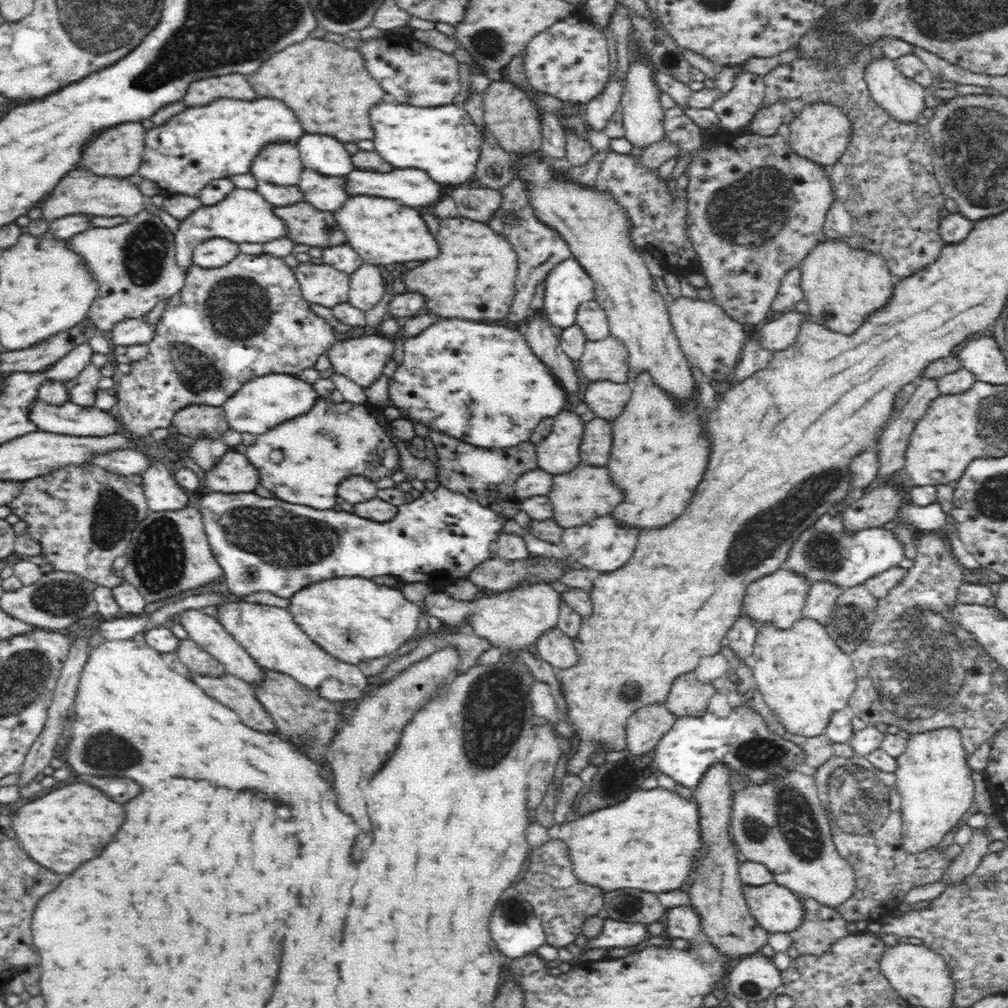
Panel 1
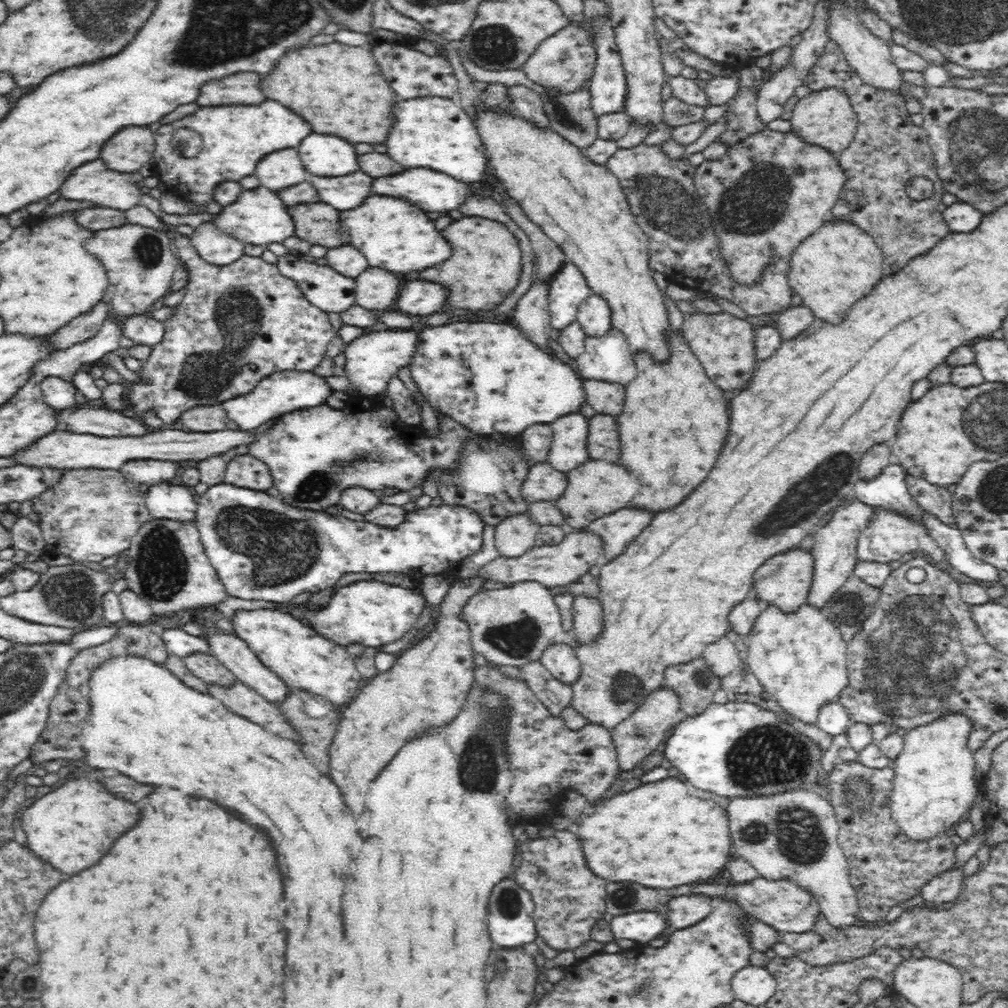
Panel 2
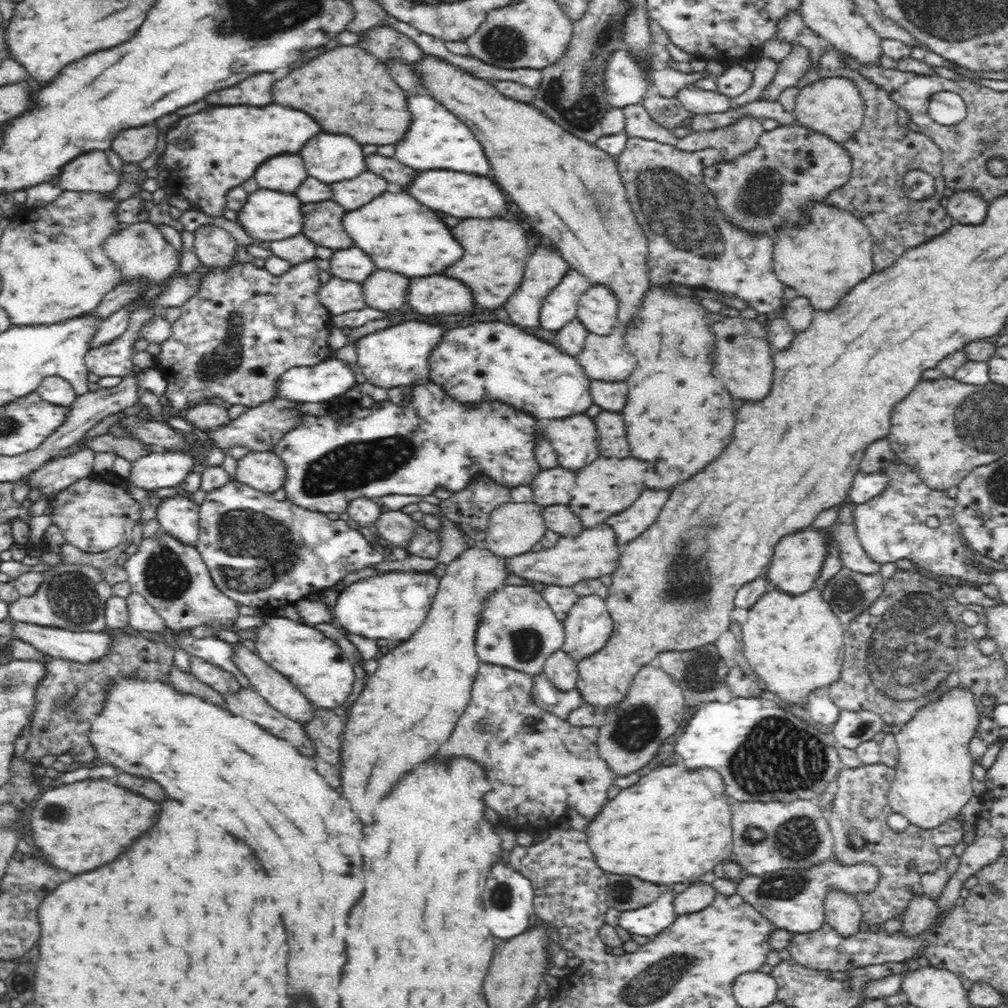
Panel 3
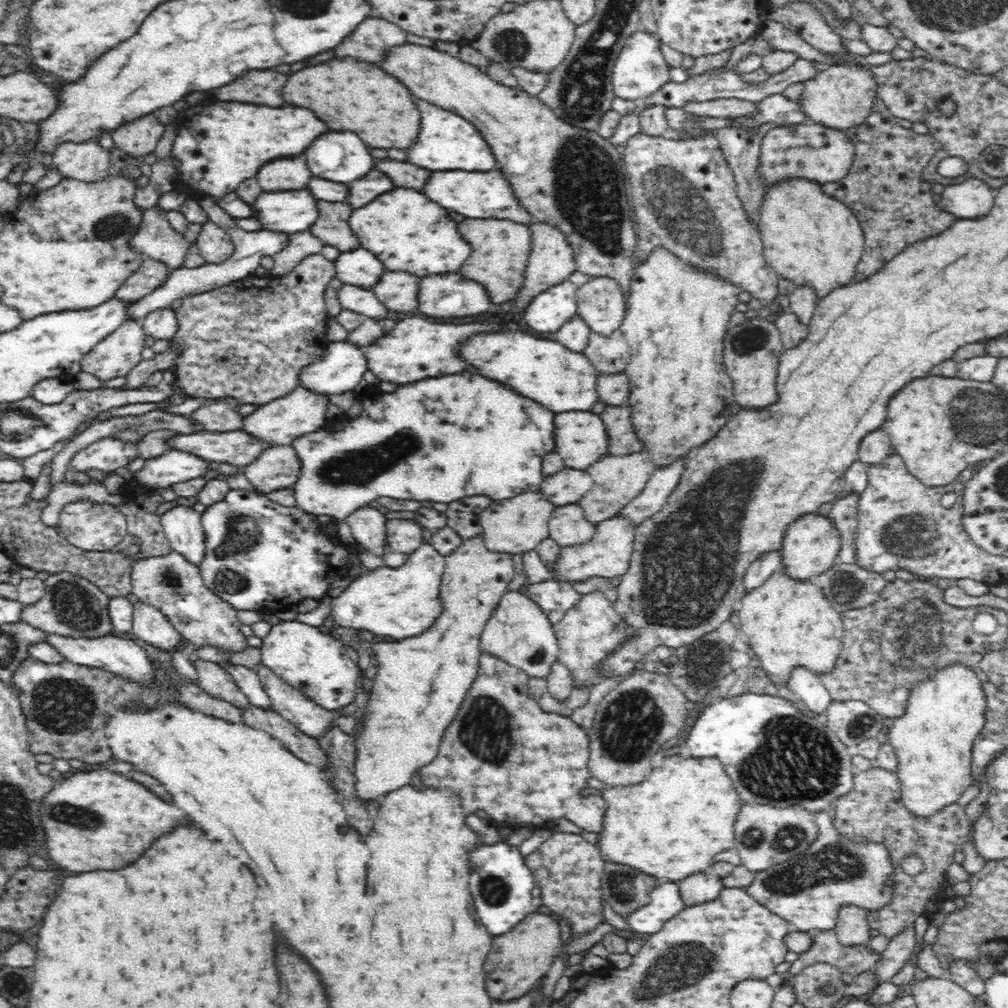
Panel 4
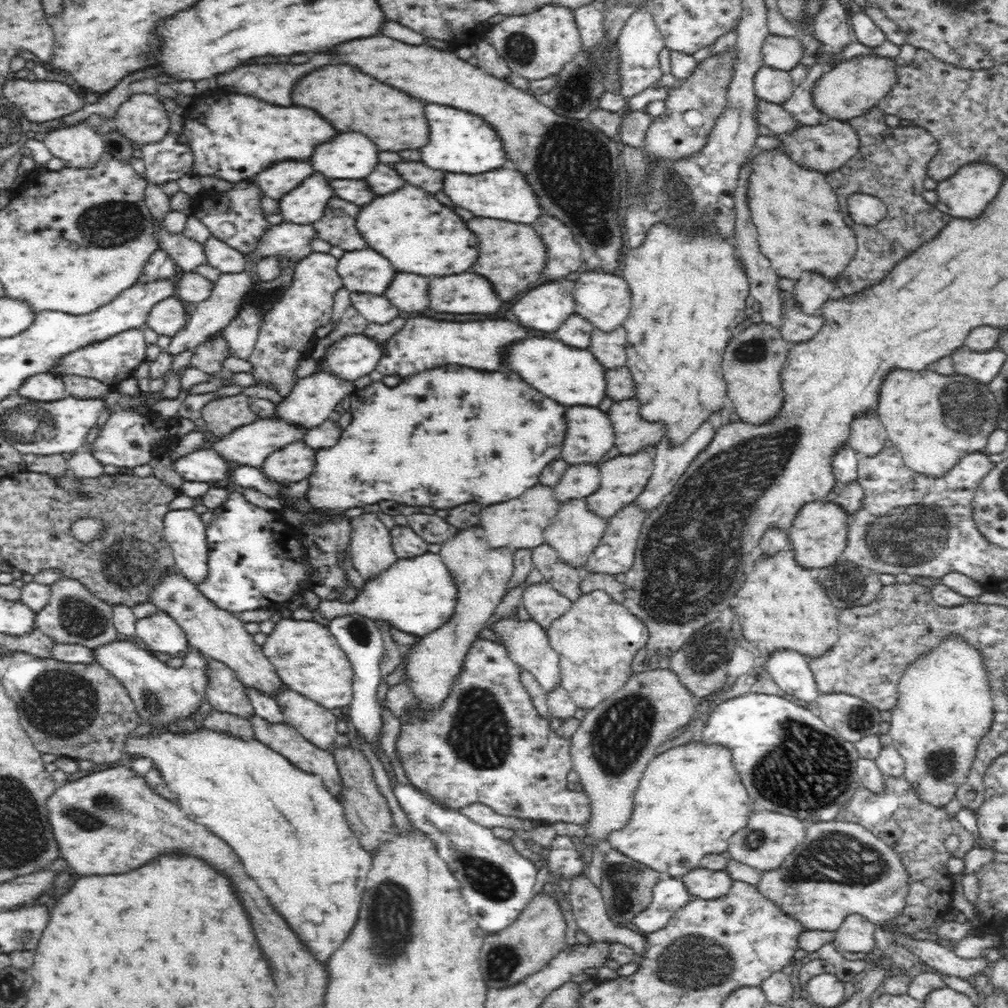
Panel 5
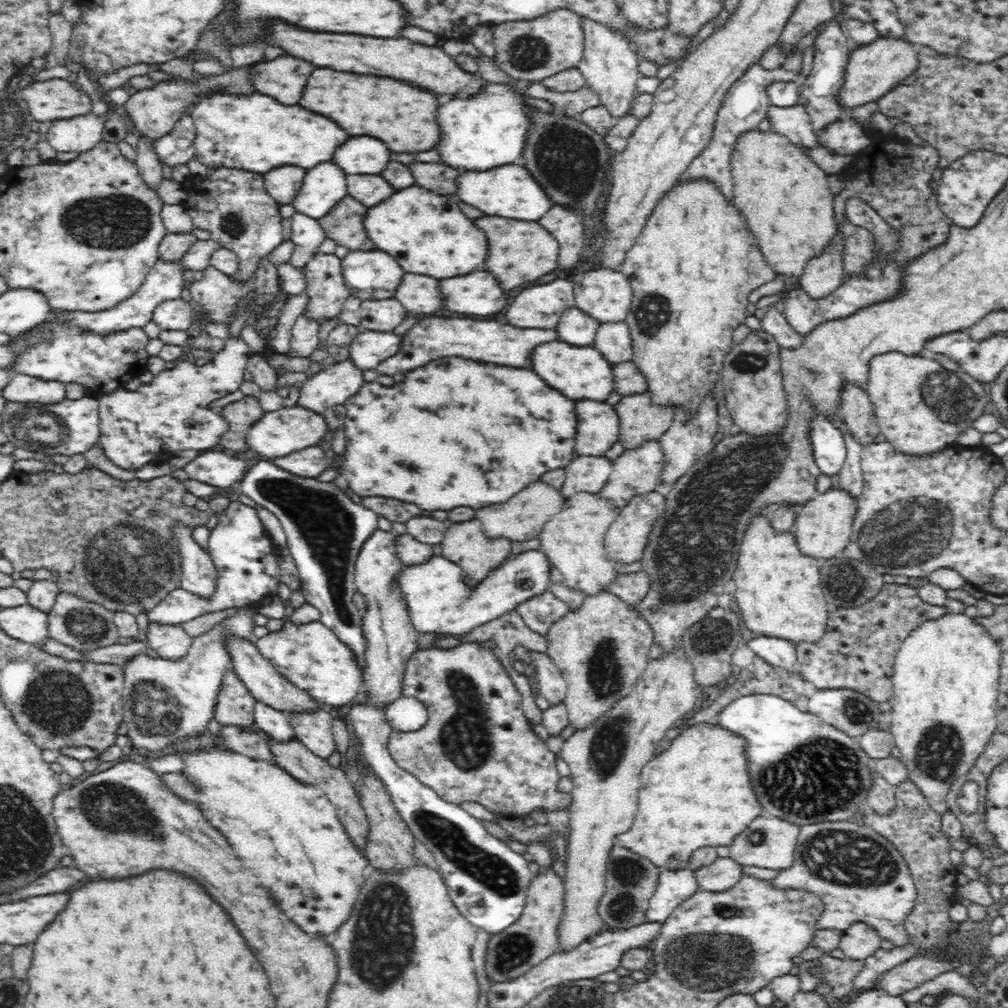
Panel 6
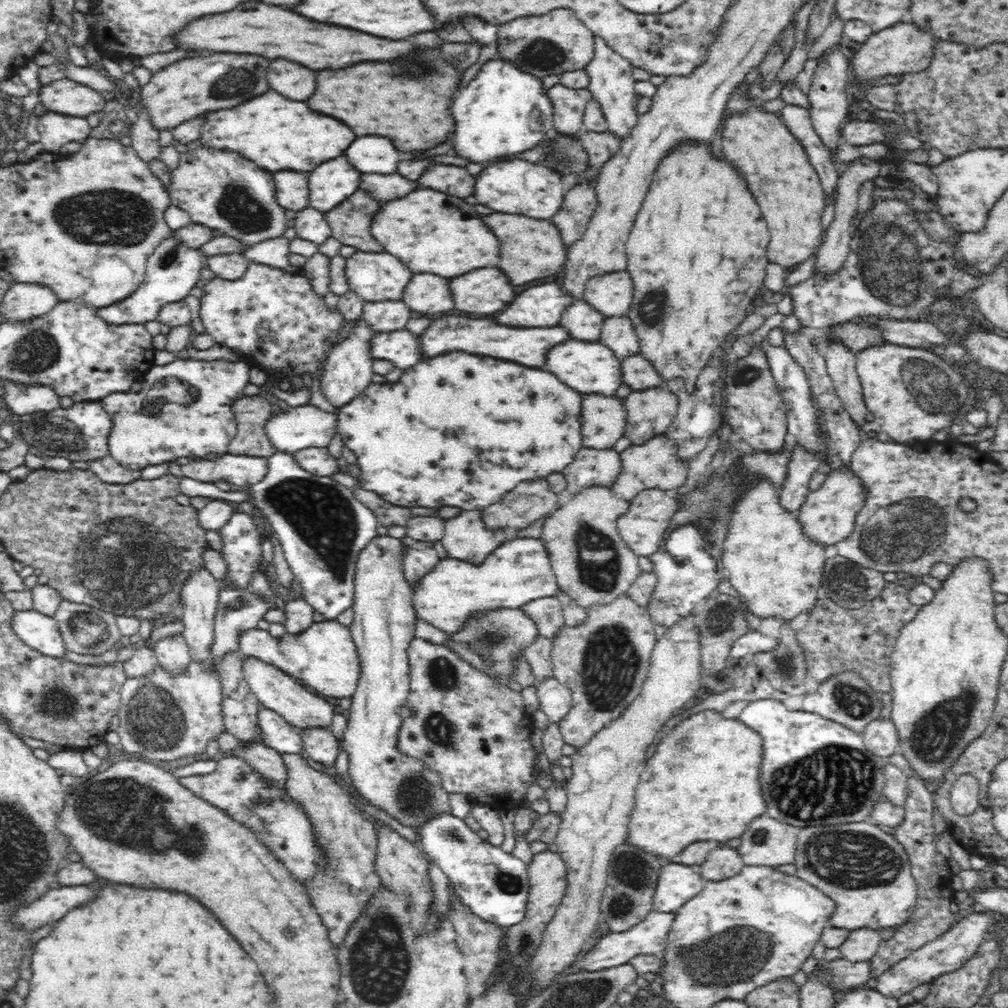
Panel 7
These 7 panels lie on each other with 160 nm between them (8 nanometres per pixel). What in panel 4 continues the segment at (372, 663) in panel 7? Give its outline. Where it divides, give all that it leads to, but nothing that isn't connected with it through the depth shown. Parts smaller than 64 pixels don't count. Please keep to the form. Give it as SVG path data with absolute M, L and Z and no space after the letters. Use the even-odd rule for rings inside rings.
M369 505L357 508L344 519L356 544L377 556L382 556L388 550L385 543L385 520L383 509Z

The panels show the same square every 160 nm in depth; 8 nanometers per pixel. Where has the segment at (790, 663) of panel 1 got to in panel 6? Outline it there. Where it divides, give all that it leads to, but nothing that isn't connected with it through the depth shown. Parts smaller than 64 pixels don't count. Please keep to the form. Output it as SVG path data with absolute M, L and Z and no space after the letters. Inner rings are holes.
M762 516L758 520L752 518L746 534L746 542L742 542L742 558L738 562L738 570L734 572L735 592L732 596L738 602L742 622L746 630L756 632L756 634L767 635L768 638L780 638L791 643L816 644L826 636L830 611L828 602L824 597L820 582L820 570L818 560L802 556L799 553L793 532L775 534L767 516Z

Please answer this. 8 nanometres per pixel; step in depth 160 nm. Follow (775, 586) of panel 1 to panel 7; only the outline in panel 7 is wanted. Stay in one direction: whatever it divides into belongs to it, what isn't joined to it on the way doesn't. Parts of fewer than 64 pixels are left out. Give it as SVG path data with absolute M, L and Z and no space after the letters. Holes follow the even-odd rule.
M843 466L838 469L826 469L826 480L817 490L811 490L796 512L801 522L803 534L810 541L819 542L830 550L836 542L845 540L854 530L859 510L866 504L866 487L862 485L852 469Z

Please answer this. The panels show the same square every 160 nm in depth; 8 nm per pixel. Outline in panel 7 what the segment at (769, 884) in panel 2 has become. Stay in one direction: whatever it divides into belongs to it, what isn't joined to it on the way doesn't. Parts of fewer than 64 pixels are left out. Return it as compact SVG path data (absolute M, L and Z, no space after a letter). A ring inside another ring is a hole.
M854 822L848 824L838 824L838 826L810 826L809 828L802 829L802 834L797 836L797 852L795 855L795 865L797 866L798 874L795 876L806 880L808 884L816 886L818 890L822 890L826 897L830 897L835 902L834 914L830 917L830 925L836 928L856 930L859 928L871 928L871 929L892 929L893 926L902 924L905 920L910 918L914 906L917 904L917 885L913 874L911 873L909 855L906 853L904 846L900 845L900 842L896 840L892 834L889 834L888 830L882 827L878 827L864 822Z

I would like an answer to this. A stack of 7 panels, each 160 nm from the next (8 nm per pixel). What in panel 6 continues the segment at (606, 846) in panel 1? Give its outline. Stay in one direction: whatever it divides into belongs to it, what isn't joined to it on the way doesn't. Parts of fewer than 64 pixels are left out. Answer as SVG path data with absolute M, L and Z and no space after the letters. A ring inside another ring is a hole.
M713 722L696 724L680 734L672 748L667 748L642 770L640 790L637 794L637 816L630 830L618 834L615 842L632 853L654 862L666 870L689 870L691 858L699 849L729 846L738 836L749 828L758 814L764 814L754 798L750 778L746 774L746 762L742 762L742 742L740 738L730 738L726 730L714 730L719 726Z

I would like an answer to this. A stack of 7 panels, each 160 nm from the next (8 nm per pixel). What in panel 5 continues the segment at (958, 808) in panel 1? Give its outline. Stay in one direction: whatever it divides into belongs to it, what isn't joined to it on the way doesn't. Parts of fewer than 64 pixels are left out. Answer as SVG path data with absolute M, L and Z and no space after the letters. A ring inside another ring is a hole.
M950 636L924 659L912 662L898 682L898 704L891 710L888 733L891 745L903 758L902 777L911 784L915 796L923 804L946 806L955 798L958 786L967 780L977 746L991 727L993 718L993 700L985 670L977 650L972 650L958 636Z

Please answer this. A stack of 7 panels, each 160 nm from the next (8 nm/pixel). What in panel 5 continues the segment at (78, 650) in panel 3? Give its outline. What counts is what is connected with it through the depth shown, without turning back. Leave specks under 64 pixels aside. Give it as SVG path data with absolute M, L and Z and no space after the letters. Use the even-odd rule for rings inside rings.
M118 640L109 643L102 643L100 646L90 648L91 658L95 664L100 665L104 670L110 672L128 689L128 694L132 697L138 713L140 713L140 724L151 724L156 728L164 730L170 724L177 720L182 720L192 716L198 709L206 707L205 686L207 685L207 676L205 676L206 657L195 649L186 651L183 658L183 664L179 668L166 665L157 659L147 648L141 648L137 643Z

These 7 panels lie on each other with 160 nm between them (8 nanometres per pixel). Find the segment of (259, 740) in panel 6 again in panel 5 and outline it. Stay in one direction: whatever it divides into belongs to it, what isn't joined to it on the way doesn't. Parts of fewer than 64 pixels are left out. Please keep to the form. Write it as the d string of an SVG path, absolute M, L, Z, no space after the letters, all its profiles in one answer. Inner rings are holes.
M204 707L202 709L202 724L208 729L232 733L232 735L236 735L236 737L244 740L255 736L249 718L214 708Z

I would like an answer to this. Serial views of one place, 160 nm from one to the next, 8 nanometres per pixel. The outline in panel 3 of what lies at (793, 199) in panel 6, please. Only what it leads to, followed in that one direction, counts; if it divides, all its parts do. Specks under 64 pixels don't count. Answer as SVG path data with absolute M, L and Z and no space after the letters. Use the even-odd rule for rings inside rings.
M816 204L808 210L810 215L810 224L806 226L794 226L794 228L780 228L778 232L774 232L774 270L777 277L790 288L794 288L799 296L807 298L812 308L816 310L824 310L830 312L834 310L850 293L850 290L856 289L862 280L866 280L868 276L874 273L874 255L873 255L873 238L866 227L865 223L854 215L842 210L834 208L828 204Z

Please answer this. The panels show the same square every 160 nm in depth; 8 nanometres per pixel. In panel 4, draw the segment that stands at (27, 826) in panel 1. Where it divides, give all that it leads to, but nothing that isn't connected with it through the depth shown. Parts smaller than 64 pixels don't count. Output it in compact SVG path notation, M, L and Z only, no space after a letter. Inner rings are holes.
M108 770L65 776L48 791L40 806L48 858L70 872L122 868L184 816L182 810L158 800L144 786Z

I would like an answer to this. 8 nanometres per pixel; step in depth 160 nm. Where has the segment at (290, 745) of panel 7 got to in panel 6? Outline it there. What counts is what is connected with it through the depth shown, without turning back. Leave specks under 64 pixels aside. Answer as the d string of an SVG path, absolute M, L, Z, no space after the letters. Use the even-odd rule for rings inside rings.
M256 701L253 706L255 722L274 739L294 739L294 729L291 728L289 712L281 711L263 702Z

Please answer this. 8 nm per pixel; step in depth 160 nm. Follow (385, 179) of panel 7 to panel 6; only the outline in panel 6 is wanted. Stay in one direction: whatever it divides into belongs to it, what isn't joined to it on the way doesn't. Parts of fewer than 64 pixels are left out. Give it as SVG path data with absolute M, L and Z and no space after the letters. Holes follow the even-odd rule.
M346 176L346 184L348 184L348 194L352 198L356 198L360 204L364 204L366 208L386 200L394 192L378 176L366 176L366 178L358 178L358 176L350 178L350 176Z

